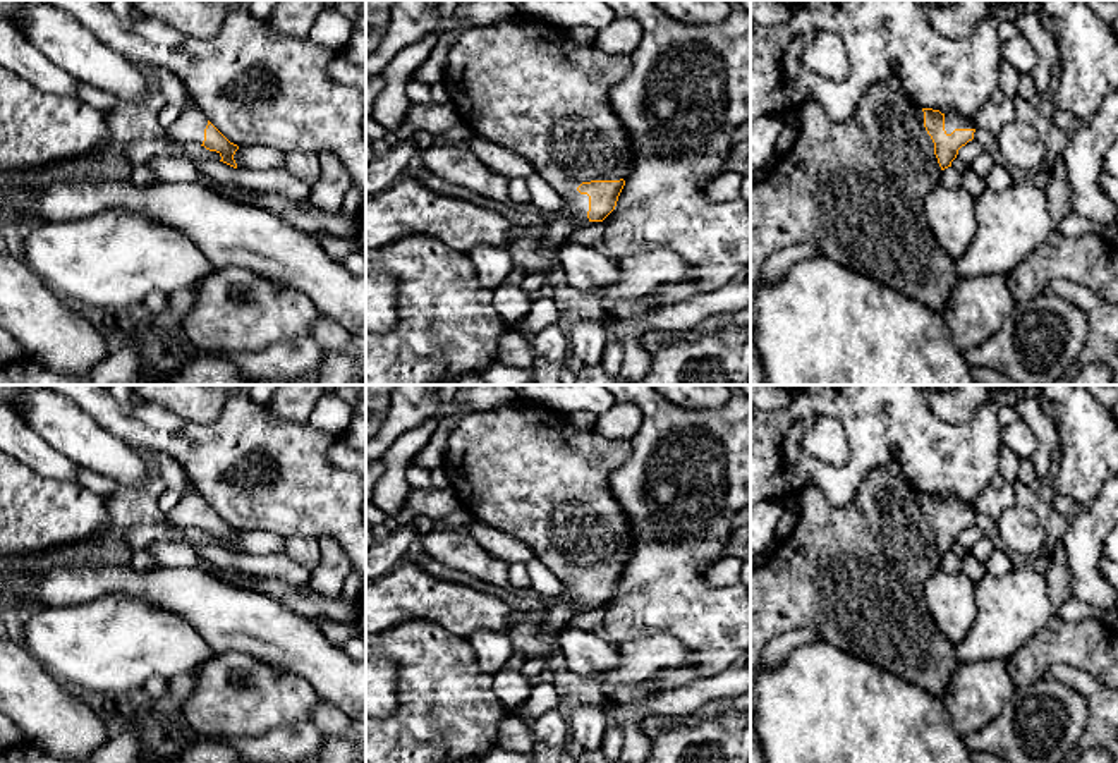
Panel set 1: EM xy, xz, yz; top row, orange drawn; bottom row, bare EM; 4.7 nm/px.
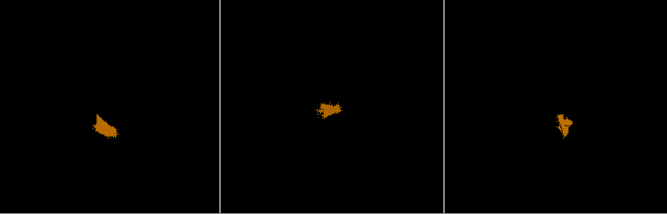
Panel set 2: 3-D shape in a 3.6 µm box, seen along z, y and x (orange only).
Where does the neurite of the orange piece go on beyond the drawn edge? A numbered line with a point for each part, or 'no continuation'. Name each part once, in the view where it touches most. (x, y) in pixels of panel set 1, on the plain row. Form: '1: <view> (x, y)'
1: xz (526, 470)

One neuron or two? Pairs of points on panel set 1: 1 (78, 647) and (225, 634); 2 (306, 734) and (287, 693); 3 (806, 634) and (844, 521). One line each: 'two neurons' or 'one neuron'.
1: two neurons
2: two neurons
3: two neurons

